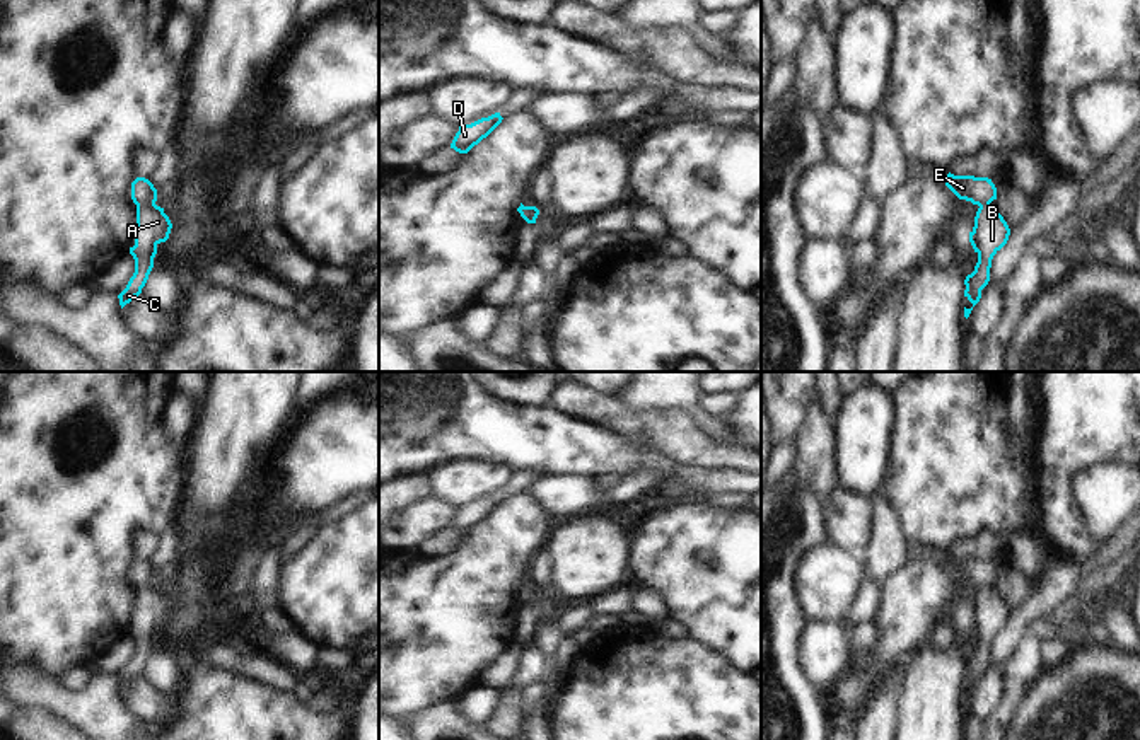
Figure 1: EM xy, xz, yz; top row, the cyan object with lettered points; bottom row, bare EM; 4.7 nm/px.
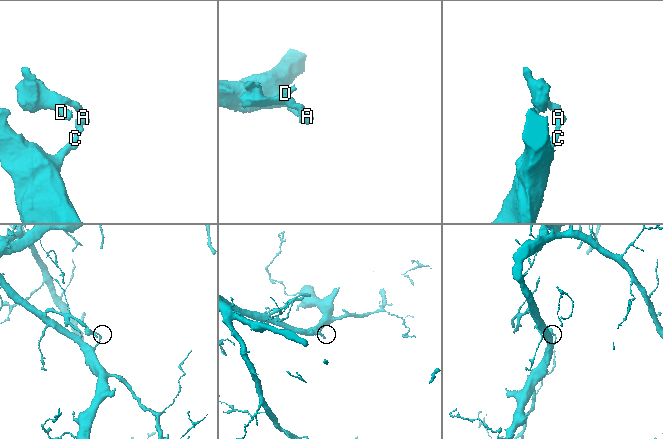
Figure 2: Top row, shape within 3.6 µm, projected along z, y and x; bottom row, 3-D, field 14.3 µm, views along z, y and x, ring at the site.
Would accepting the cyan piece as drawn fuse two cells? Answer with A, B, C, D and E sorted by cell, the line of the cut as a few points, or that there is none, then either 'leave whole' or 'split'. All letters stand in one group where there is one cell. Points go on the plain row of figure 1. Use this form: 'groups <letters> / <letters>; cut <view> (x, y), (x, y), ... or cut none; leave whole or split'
groups A B C / D E; cut xy (154, 585), (140, 585), (137, 589); split

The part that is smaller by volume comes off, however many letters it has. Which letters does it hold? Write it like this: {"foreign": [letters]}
{"foreign": ["D", "E"]}

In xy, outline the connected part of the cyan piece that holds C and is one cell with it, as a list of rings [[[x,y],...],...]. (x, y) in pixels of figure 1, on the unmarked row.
[[[157,587],[137,588],[135,627],[130,629],[130,636],[135,641],[135,655],[126,670],[118,677],[121,691],[142,675],[154,650],[157,627],[169,621],[171,610],[172,605],[164,590]]]

